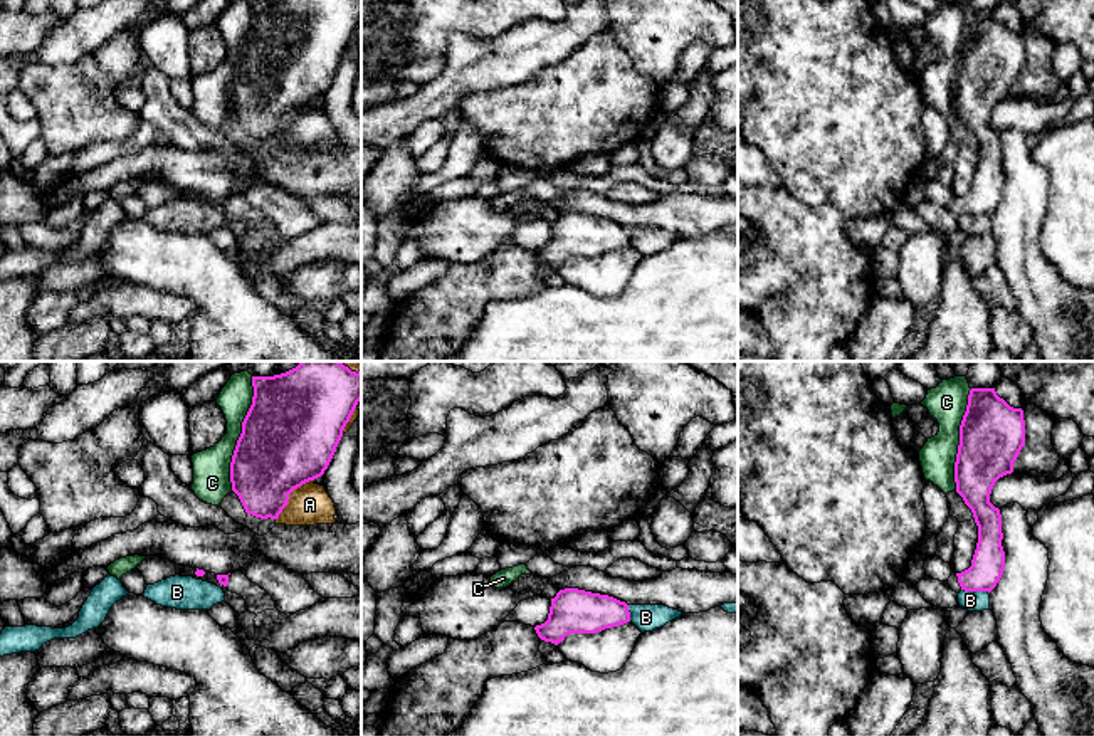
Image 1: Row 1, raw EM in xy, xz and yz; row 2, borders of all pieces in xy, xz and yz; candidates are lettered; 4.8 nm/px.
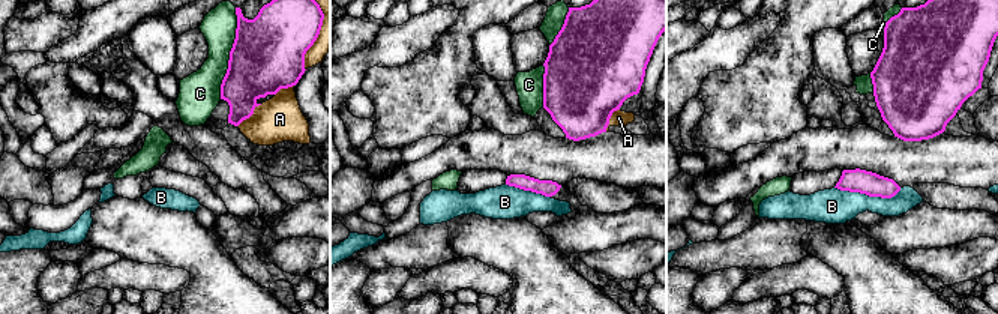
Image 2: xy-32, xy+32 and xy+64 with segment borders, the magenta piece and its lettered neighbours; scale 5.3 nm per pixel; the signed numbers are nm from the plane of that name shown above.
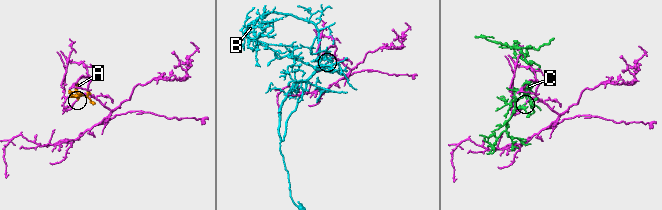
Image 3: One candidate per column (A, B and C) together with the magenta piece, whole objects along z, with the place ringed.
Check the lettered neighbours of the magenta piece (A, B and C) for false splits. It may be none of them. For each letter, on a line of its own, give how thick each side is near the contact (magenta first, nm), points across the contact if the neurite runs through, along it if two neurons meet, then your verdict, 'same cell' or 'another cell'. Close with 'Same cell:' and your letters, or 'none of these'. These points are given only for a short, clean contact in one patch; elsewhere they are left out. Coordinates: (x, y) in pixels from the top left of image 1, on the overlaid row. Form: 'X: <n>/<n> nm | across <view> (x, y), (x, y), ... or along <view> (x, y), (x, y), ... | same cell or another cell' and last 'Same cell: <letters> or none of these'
A: 420/200 nm | another cell
B: 160/100 nm | another cell
C: 460/180 nm | another cell
Same cell: none of these

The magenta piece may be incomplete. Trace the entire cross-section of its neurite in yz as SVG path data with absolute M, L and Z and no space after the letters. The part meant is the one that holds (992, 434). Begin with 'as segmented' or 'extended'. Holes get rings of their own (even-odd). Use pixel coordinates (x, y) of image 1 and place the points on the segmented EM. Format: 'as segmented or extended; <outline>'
extended; M971 388L960 425L955 482L956 492L973 513L978 543L971 566L948 578L956 593L990 593L1003 575L1002 514L990 502L990 494L1000 477L1013 472L1023 445L1023 410L1010 407L995 388Z

